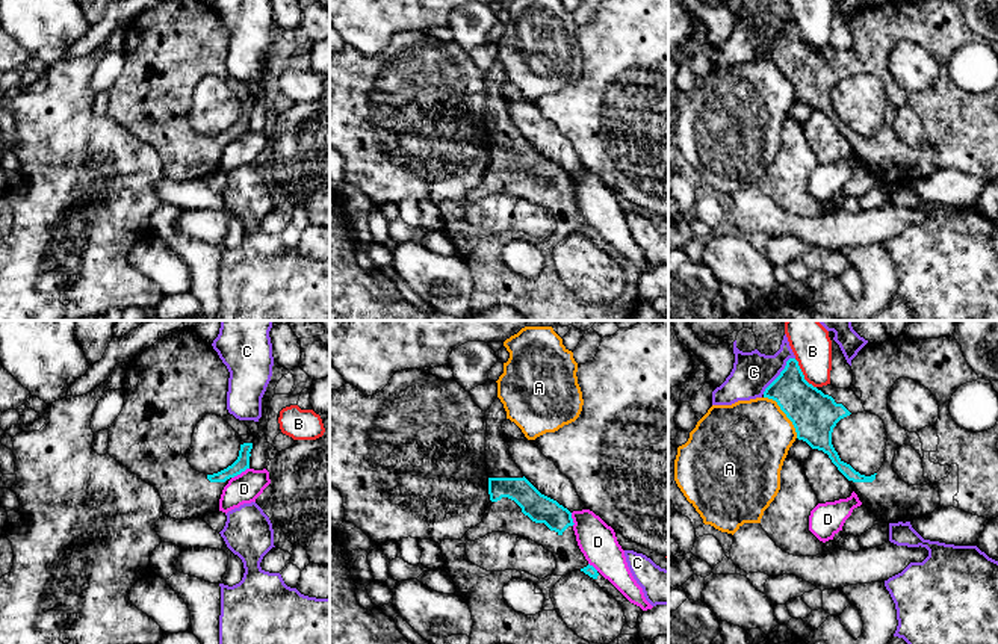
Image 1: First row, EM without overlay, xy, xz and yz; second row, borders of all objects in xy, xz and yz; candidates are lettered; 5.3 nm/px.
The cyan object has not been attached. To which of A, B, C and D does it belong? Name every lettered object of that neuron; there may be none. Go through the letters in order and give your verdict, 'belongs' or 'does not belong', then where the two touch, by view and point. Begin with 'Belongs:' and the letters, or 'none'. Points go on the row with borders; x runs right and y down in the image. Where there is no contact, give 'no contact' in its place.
Belongs: none
A: does not belong; meets cyan in yz at (785, 413)
B: does not belong; meets cyan in yz at (802, 374)
C: does not belong; meets cyan in yz at (781, 374)
D: does not belong; meets cyan in xy at (239, 473)

